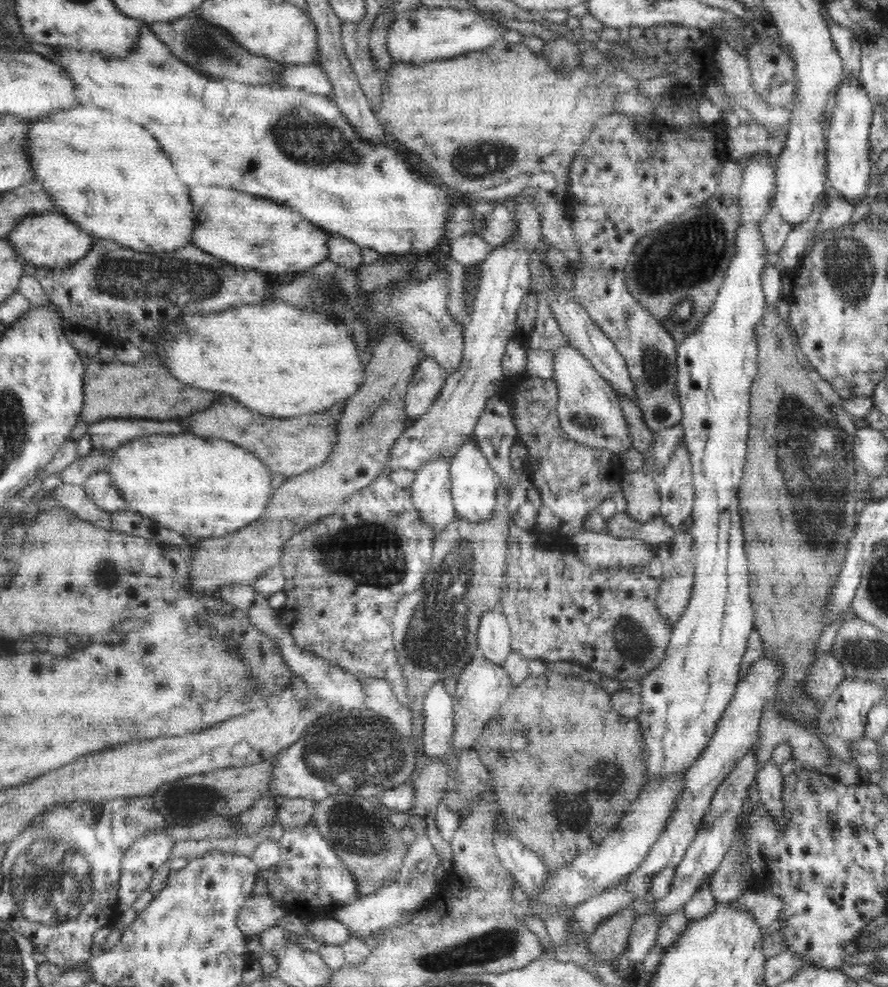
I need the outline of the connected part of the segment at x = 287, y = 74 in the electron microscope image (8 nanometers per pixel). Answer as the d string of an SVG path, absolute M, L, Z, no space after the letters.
M286 65L277 84L299 88L310 94L332 96L332 84L320 65Z

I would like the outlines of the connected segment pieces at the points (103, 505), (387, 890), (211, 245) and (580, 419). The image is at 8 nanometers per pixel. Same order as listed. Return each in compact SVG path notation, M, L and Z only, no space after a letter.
M105 470L91 474L84 482L85 493L104 512L124 512L127 502L113 485L110 474Z
M426 833L417 835L414 842L411 842L408 847L403 864L400 866L396 879L392 884L380 888L374 894L356 897L350 903L332 907L330 909L331 917L344 923L350 929L352 936L359 939L363 939L372 933L385 932L390 927L396 926L397 922L408 911L418 909L420 904L436 894L439 882L434 876L434 870L440 866L440 863Z
M198 186L198 188L192 188L189 192L193 214L196 214L195 230L191 236L191 244L224 263L242 268L251 268L264 274L284 274L284 272L301 274L329 258L327 238L330 233L308 222L297 210L232 188Z
M566 344L554 351L553 367L552 379L556 383L559 396L557 415L562 430L572 440L592 450L608 449L616 456L624 456L631 451L633 444L618 394L592 363L578 349Z

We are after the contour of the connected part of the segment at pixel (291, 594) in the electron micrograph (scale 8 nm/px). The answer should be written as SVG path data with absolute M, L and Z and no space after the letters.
M380 474L380 476L376 476L370 486L366 486L366 488L354 492L352 496L348 496L346 502L340 506L340 510L334 512L333 516L328 516L326 519L307 527L305 530L298 532L292 539L289 539L289 542L283 547L283 556L280 563L286 578L285 588L282 592L285 592L287 595L286 604L280 610L280 615L284 623L288 625L291 635L300 649L322 657L322 659L334 664L334 666L343 668L352 674L367 673L368 675L378 677L378 679L390 681L394 695L397 696L402 704L408 705L413 704L414 694L406 687L405 676L403 676L403 672L399 668L398 652L396 652L393 639L393 618L397 602L402 597L410 595L422 587L425 579L424 574L430 571L431 559L433 558L433 543L437 538L435 529L421 520L421 514L418 513L416 507L413 507L410 496L410 488L397 487L390 481L388 475Z

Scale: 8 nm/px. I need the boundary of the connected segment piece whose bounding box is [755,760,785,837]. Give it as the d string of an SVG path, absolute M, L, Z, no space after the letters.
M768 761L760 770L757 772L757 777L755 778L755 782L757 783L757 791L759 792L762 806L764 806L768 813L778 821L778 837L779 832L783 831L785 827L784 820L784 805L781 802L783 788L784 788L784 779L782 778L782 774L780 773L779 766L774 763L774 761Z

